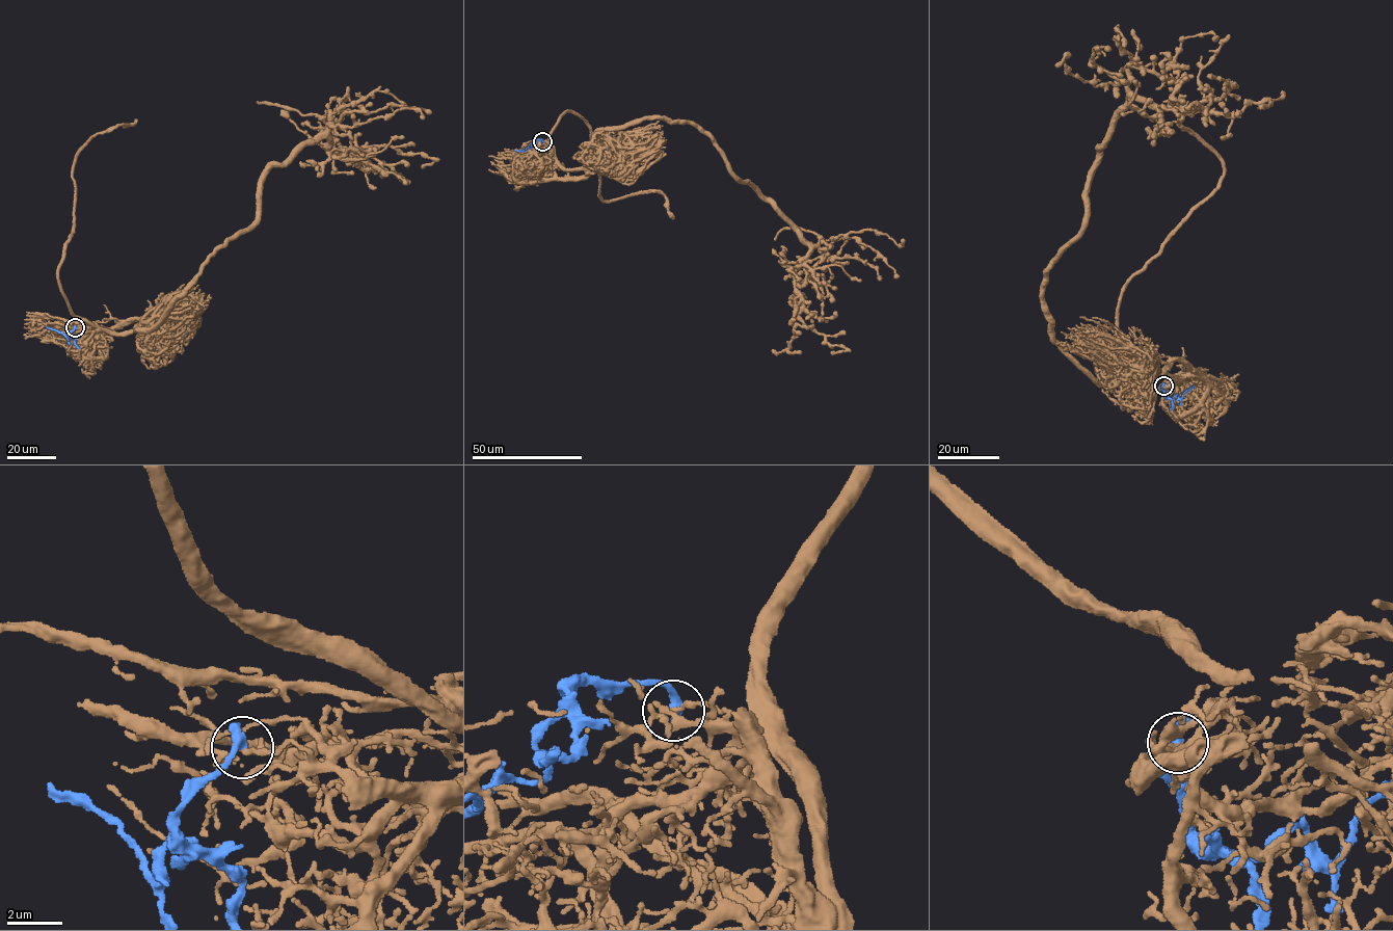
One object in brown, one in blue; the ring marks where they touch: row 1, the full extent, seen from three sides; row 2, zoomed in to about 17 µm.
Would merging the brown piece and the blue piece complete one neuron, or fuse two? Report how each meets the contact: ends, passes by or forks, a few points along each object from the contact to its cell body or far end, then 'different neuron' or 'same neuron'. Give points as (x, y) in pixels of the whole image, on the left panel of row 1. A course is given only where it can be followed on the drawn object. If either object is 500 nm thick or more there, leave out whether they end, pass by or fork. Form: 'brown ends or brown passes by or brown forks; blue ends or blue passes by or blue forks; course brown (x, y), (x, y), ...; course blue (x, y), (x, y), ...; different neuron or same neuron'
brown ends; blue ends; course brown (76, 328), (163, 320), (256, 219), (260, 177), (323, 137), (342, 154), (424, 153), (434, 160), (422, 167); course blue (76, 328), (68, 339), (46, 326); different neuron

